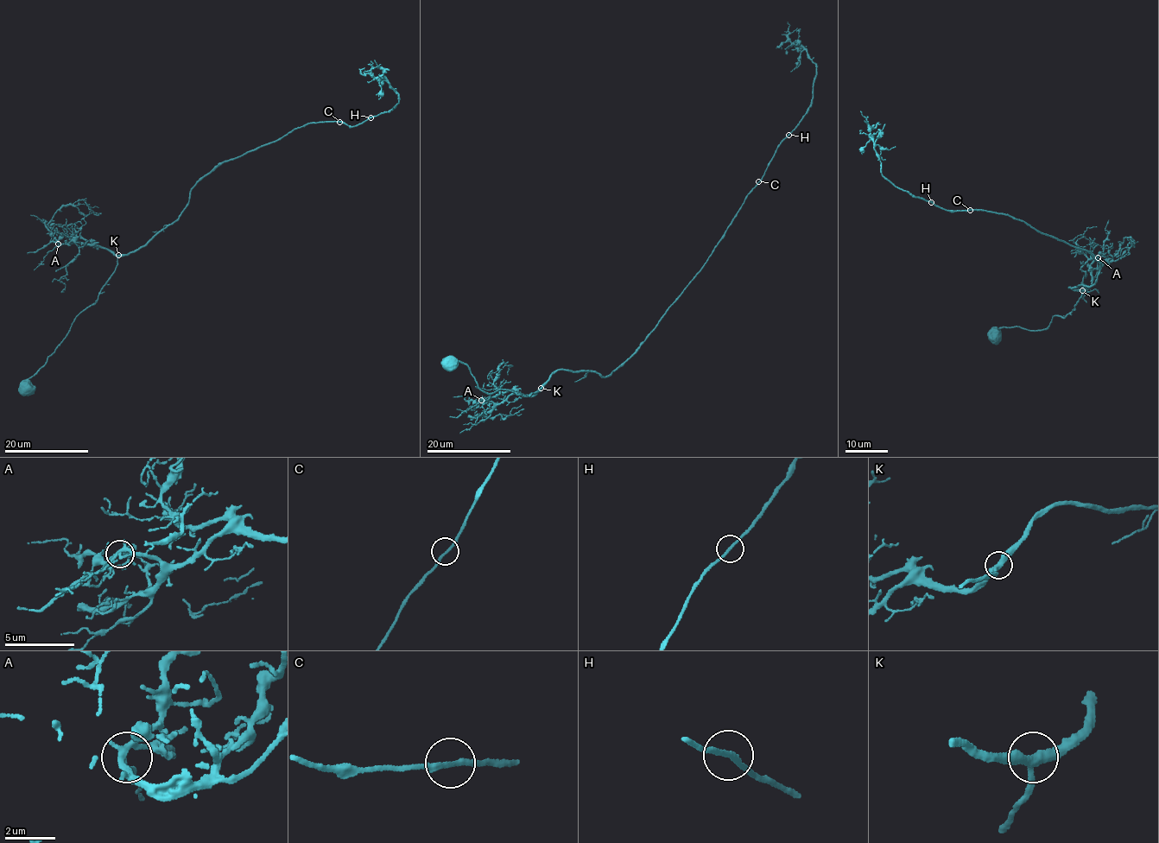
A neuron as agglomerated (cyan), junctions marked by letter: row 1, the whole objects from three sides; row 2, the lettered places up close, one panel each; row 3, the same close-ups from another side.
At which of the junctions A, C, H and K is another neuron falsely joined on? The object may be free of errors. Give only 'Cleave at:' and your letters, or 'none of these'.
Cleave at: none of these

